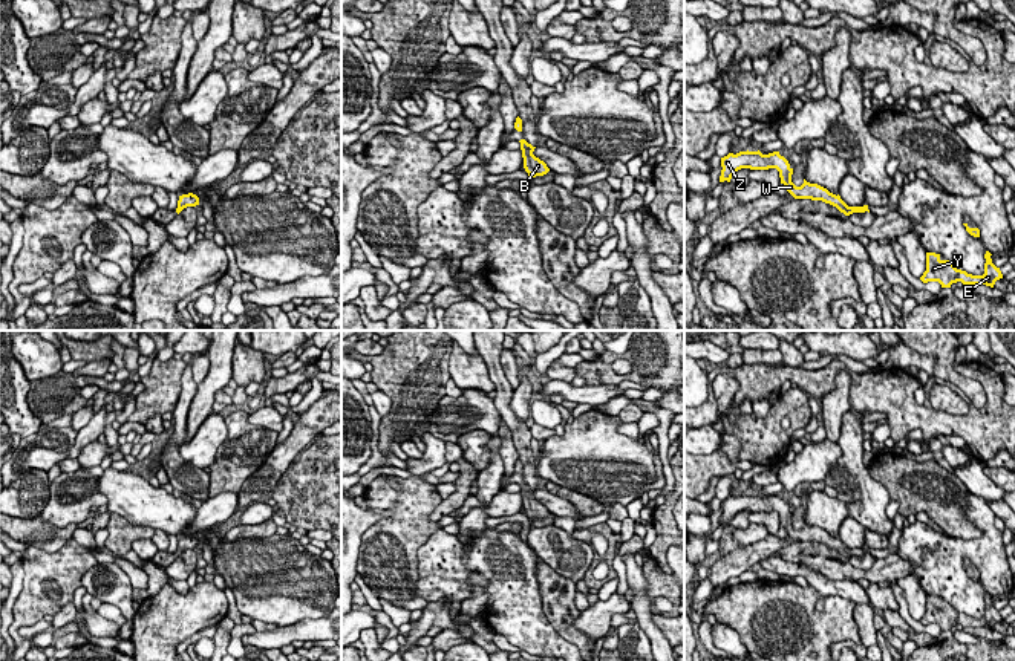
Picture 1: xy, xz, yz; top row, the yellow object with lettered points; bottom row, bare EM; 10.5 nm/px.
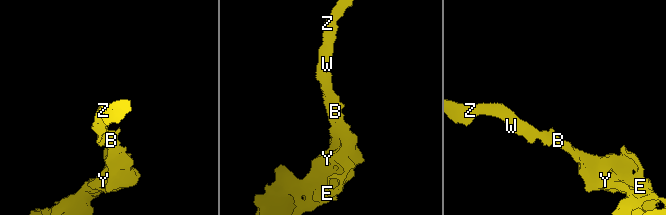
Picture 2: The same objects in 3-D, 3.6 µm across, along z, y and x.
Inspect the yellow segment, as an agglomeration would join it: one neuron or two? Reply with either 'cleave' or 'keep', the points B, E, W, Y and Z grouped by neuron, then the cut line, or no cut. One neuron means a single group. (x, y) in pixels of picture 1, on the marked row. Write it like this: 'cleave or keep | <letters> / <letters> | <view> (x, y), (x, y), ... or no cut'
keep | B E W Y Z | no cut

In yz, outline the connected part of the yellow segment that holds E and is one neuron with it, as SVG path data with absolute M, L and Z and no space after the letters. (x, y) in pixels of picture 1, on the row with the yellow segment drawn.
M986 251L984 274L972 275L966 271L957 269L949 260L942 260L940 254L926 252L926 271L920 277L923 283L938 282L942 288L951 288L952 283L963 285L986 285L994 288L995 282L1003 278L1000 268L992 263L991 252Z

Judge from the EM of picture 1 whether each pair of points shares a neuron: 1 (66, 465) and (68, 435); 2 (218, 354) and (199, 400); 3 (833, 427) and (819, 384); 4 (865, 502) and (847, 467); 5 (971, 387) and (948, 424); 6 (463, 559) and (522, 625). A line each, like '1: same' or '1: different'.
1: different
2: same
3: different
4: same
5: different
6: same

